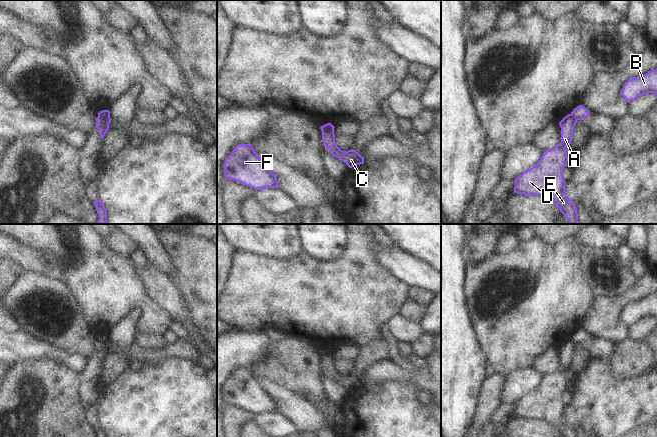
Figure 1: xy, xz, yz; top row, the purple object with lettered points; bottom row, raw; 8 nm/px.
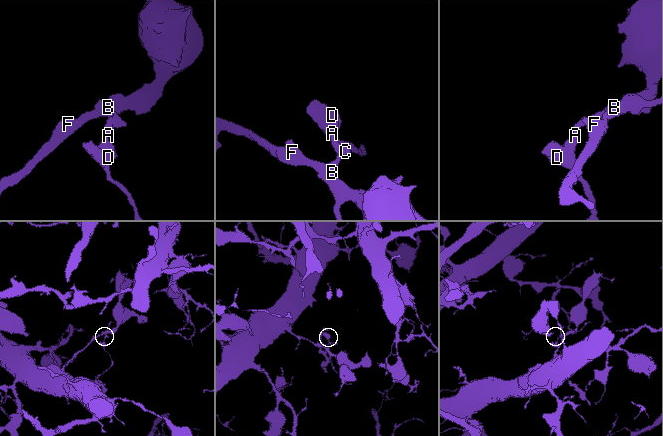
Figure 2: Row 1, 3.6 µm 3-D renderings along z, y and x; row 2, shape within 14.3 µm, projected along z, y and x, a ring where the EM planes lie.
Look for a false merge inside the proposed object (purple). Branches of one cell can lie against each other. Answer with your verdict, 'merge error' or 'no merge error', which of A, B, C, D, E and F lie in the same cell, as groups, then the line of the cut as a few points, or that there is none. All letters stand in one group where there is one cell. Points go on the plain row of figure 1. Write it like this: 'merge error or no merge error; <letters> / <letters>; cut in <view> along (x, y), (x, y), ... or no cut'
merge error; A D E / B C F; cut in xy along (98, 339), (109, 341)

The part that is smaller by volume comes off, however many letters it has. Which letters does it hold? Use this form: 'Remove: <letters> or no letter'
Remove: A, D, E

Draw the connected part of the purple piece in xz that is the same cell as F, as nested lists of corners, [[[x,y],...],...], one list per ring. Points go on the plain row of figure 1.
[[[238,368],[224,386],[226,403],[256,414],[278,412],[278,404],[255,376],[252,368]]]

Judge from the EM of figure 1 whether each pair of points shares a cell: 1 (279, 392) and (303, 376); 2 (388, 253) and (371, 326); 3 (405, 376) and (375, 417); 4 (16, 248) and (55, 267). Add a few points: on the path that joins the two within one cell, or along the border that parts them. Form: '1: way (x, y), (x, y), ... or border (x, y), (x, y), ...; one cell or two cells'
1: border (264, 378), (269, 378), (307, 398); two cells
2: border (376, 244), (375, 250), (379, 259), (403, 280); two cells
3: border (381, 381), (413, 383), (419, 389); two cells
4: way (26, 256), (32, 260), (45, 262); one cell

